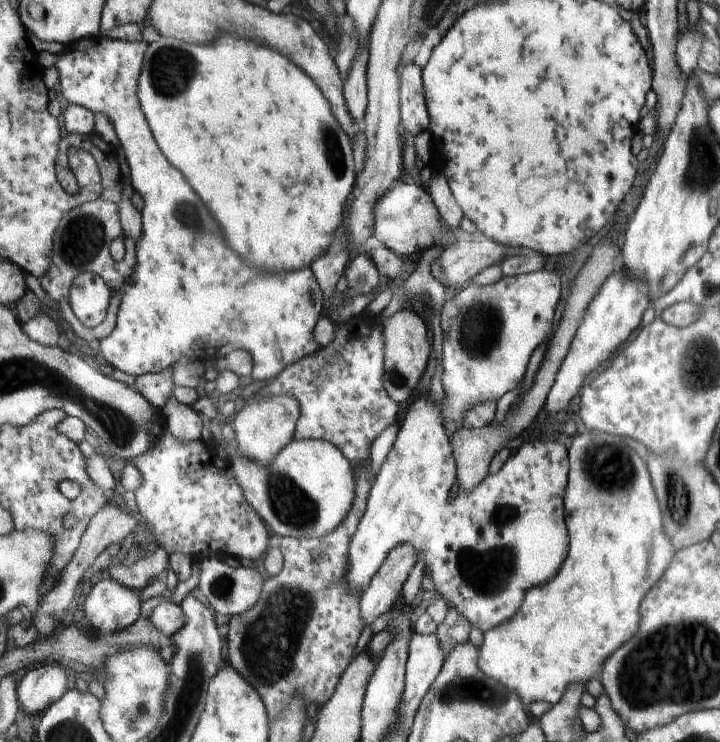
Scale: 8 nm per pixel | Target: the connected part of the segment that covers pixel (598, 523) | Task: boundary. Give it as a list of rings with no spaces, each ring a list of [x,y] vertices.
[[[586,429],[582,434],[577,434],[572,442],[572,446],[568,450],[569,453],[569,482],[565,492],[565,520],[568,522],[569,531],[569,554],[566,559],[566,568],[562,568],[558,572],[558,580],[554,578],[548,584],[532,587],[526,591],[525,602],[518,608],[516,615],[505,623],[500,623],[497,627],[491,628],[489,631],[483,631],[483,642],[479,648],[478,665],[482,672],[488,674],[490,678],[498,680],[500,684],[504,684],[508,690],[514,690],[523,704],[528,705],[533,702],[548,702],[554,704],[560,702],[566,688],[570,684],[582,684],[590,682],[592,678],[599,678],[599,672],[602,669],[602,664],[609,659],[612,652],[616,652],[618,648],[626,640],[630,640],[636,630],[638,630],[638,622],[640,622],[640,614],[638,614],[638,606],[644,598],[644,594],[657,584],[658,580],[664,575],[666,568],[674,559],[674,554],[677,550],[674,544],[670,542],[670,538],[664,534],[662,528],[662,511],[661,505],[658,504],[657,493],[654,494],[654,486],[650,482],[646,464],[642,462],[642,458],[638,456],[638,452],[626,444],[626,440],[618,435],[606,434],[605,432]]]

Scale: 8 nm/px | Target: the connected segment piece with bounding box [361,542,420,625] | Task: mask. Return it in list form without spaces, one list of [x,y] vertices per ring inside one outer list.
[[[408,542],[390,552],[385,564],[378,568],[374,579],[362,591],[361,612],[366,618],[366,625],[395,606],[408,574],[419,559],[418,550]]]

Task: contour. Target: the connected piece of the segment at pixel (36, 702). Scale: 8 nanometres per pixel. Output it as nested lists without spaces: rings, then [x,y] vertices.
[[[56,663],[41,664],[30,670],[18,690],[18,700],[30,716],[44,714],[70,690],[70,674],[65,666]]]

